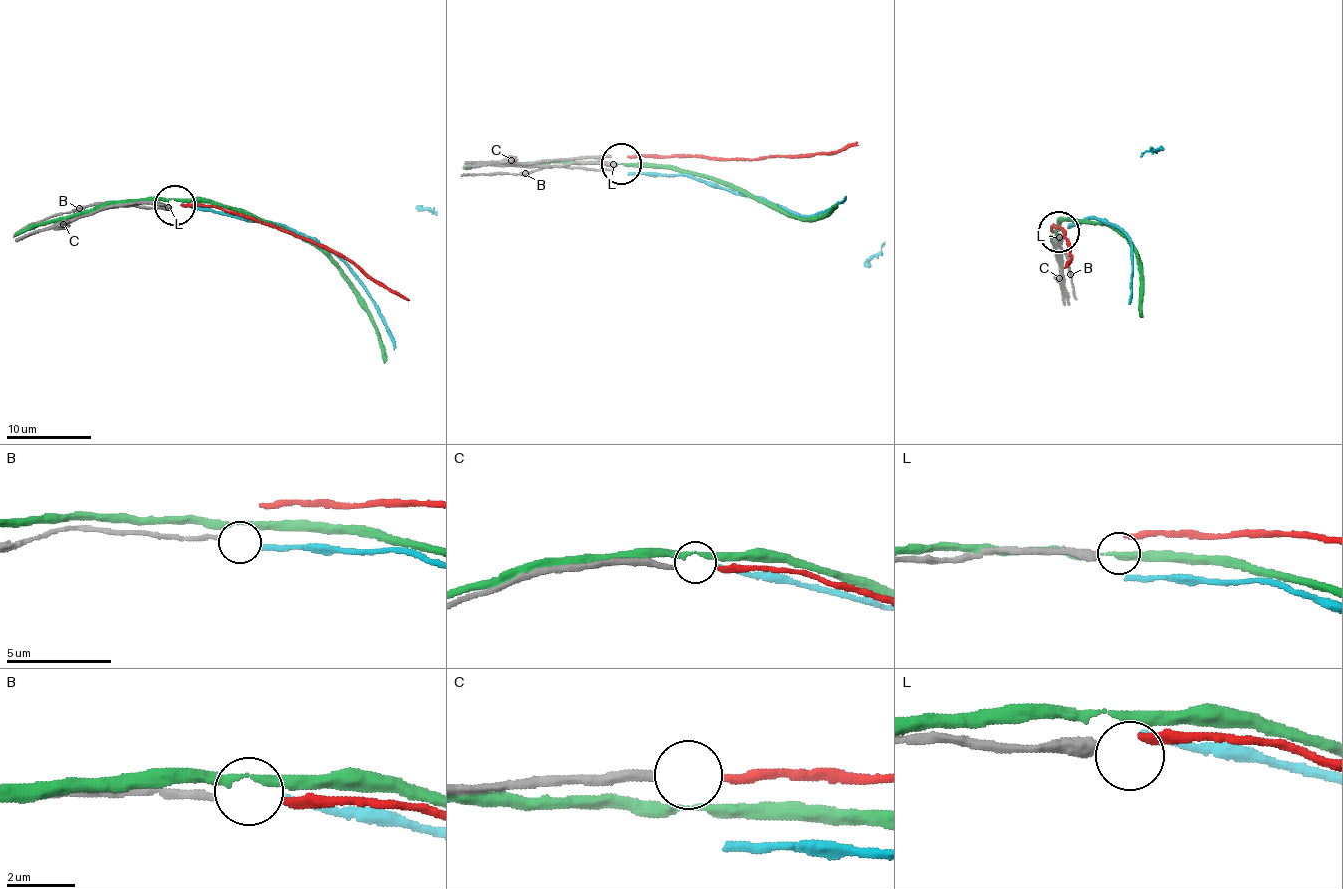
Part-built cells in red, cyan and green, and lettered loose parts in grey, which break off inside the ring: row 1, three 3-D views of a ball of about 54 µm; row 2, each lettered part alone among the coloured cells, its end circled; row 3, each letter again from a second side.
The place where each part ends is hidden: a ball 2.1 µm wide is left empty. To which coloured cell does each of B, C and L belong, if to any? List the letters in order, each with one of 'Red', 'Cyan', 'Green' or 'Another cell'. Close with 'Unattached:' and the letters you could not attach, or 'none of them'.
B: Cyan
C: Red
L: Another cell
Unattached: L

